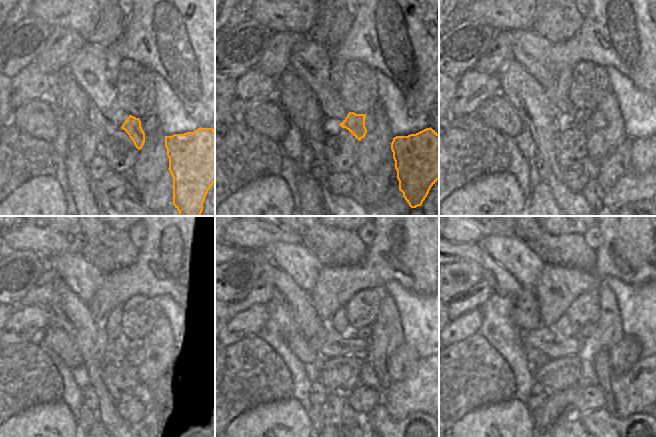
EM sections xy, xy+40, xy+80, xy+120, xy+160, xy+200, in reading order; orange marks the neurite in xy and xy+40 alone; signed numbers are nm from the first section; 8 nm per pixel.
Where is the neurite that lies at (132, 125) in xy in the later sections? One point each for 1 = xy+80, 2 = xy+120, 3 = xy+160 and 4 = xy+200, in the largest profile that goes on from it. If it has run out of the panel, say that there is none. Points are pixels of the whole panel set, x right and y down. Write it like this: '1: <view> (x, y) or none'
1: xy+80 (580, 119)
2: xy+120 (134, 350)
3: xy+160 (355, 344)
4: xy+200 (564, 345)

